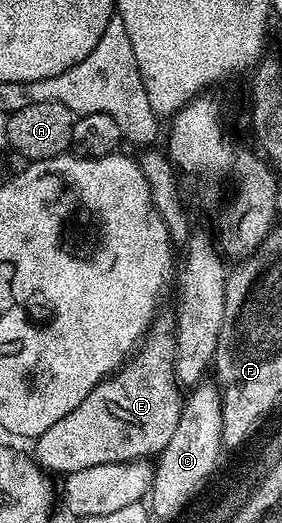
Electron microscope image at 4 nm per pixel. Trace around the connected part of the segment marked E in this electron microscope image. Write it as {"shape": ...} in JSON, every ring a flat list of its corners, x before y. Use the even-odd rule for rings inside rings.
{"shape":[[156,319,153,331,122,368,102,380,61,422,53,422,35,441,33,459,48,473,76,472,102,464,158,457,169,446,185,403,175,379,175,334,170,319]]}

